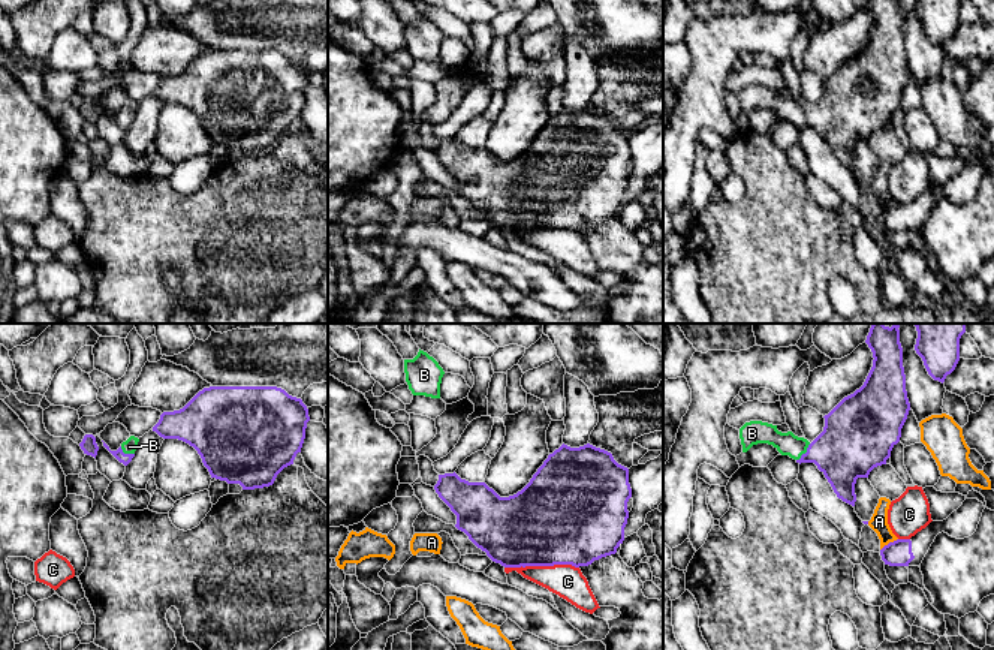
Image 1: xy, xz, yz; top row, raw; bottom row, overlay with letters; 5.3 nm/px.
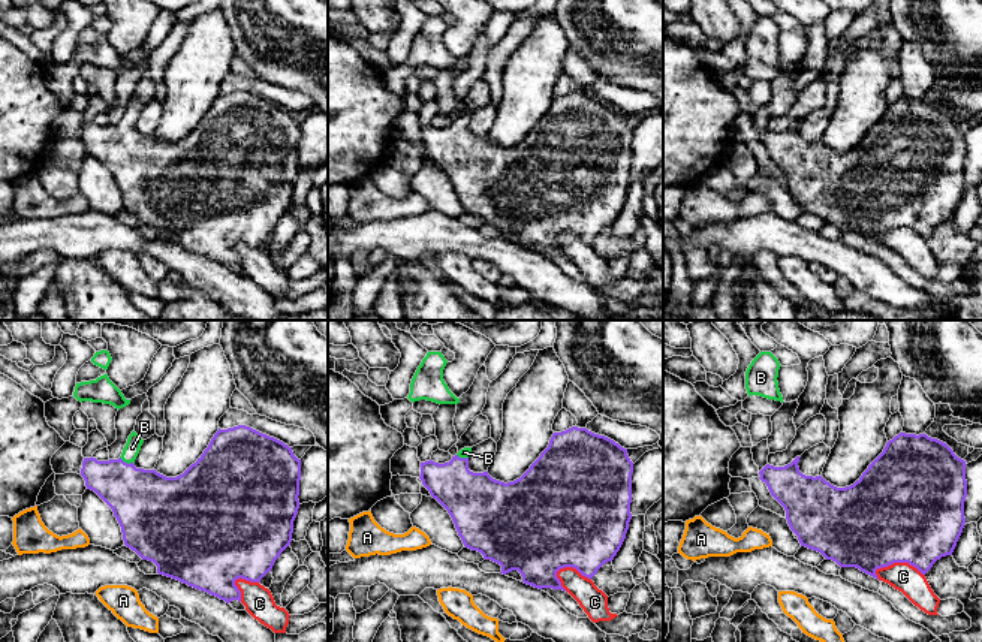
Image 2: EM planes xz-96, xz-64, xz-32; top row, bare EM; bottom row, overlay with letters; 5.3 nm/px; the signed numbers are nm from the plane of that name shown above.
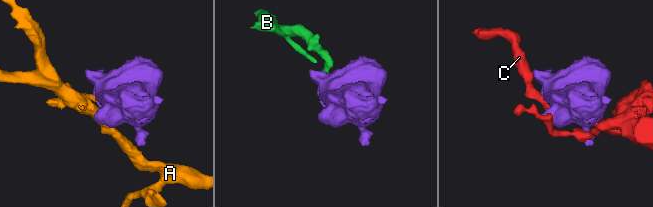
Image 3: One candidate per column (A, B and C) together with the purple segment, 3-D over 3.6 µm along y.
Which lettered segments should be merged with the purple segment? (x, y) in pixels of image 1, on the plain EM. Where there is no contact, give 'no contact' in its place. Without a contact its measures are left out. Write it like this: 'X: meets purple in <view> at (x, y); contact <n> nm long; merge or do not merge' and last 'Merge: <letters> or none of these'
A: meets purple in yz at (889, 207); contact 120 nm long; do not merge
B: meets purple in yz at (806, 117); contact 120 nm long; merge
C: meets purple in xz at (541, 229); contact 400 nm long; do not merge
Merge: B

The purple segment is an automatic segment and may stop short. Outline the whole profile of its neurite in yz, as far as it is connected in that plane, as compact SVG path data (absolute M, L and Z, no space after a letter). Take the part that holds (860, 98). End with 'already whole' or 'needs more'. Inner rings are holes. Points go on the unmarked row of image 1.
M867 0L865 7L874 24L864 49L823 81L823 96L811 108L750 85L740 93L743 117L768 108L799 129L814 127L837 162L855 171L856 144L886 129L910 75L900 0Z | needs more

